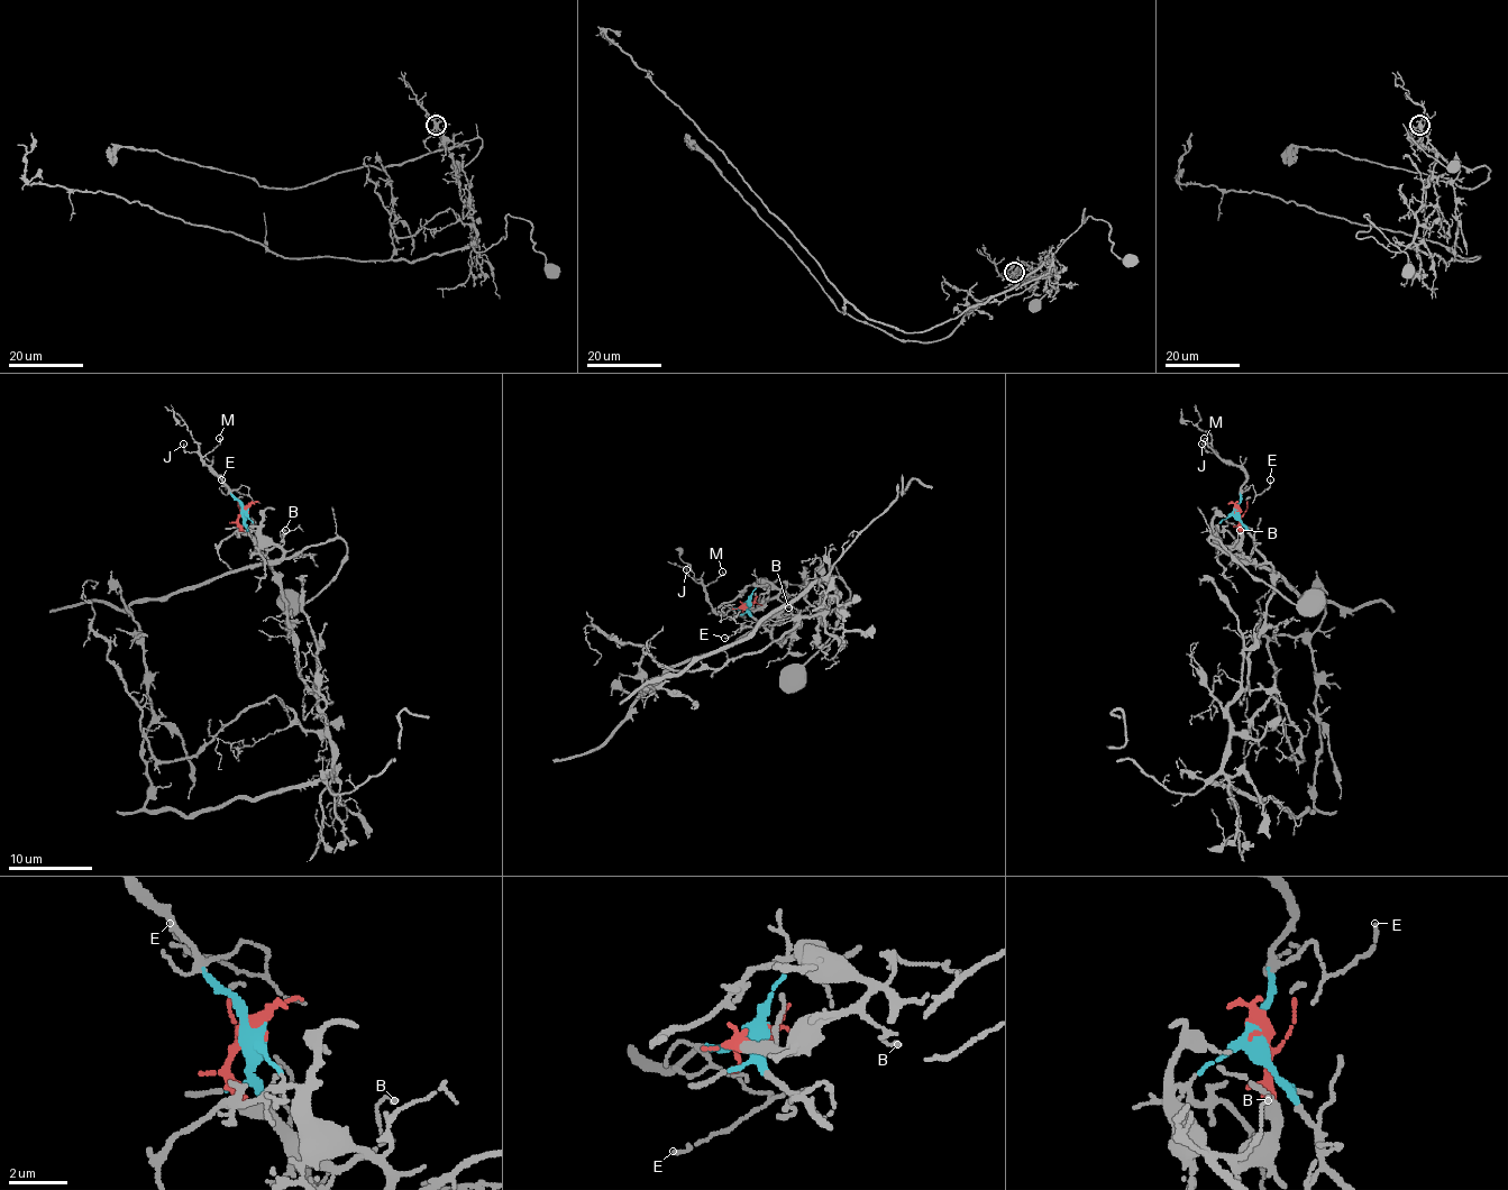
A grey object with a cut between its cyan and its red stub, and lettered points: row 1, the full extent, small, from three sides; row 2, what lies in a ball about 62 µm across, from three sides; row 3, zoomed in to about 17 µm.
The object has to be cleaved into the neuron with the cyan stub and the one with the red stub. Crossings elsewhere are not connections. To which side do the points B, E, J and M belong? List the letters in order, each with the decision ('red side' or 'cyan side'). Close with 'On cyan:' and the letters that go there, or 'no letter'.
B: red side
E: cyan side
J: cyan side
M: cyan side
On cyan: E, J, M

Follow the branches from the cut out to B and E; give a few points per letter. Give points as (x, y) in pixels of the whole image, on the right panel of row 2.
B: (1237, 512), (1241, 537), (1231, 549), (1239, 530)
E: (1237, 512), (1243, 491), (1252, 484), (1258, 495), (1270, 481)

